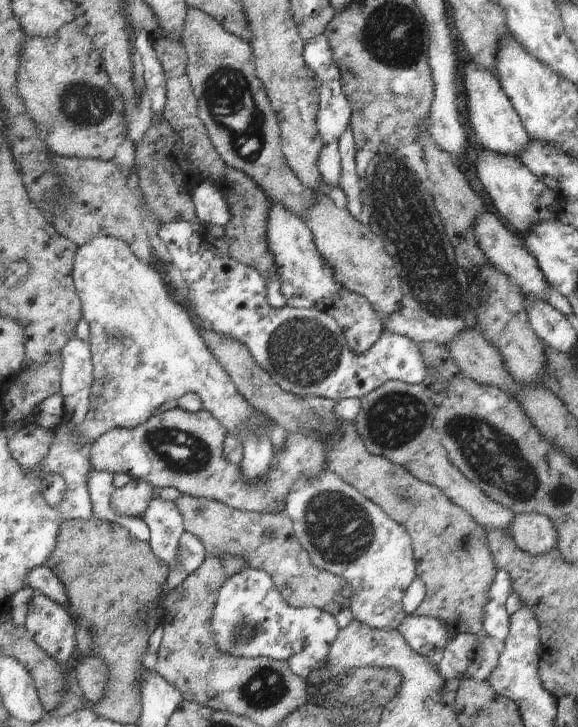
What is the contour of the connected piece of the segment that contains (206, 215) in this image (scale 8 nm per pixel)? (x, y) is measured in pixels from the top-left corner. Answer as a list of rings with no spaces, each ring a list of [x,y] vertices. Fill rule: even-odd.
[[[202,182],[193,188],[193,203],[197,218],[204,223],[225,227],[231,219],[224,194],[212,183]]]

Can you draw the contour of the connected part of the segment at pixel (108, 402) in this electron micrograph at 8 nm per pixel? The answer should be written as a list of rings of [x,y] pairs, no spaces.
[[[94,237],[90,242],[84,243],[76,249],[75,259],[73,262],[73,281],[78,298],[81,300],[81,309],[83,319],[89,324],[90,338],[89,347],[93,362],[93,383],[91,384],[91,395],[89,398],[89,411],[82,424],[77,428],[79,433],[79,442],[82,445],[90,445],[100,438],[105,432],[109,430],[131,429],[136,428],[139,424],[146,422],[156,410],[160,408],[165,402],[172,399],[183,397],[188,393],[196,393],[200,397],[202,409],[208,411],[212,416],[224,427],[224,432],[227,435],[232,435],[237,439],[241,438],[240,426],[247,421],[255,412],[244,400],[244,397],[237,391],[232,379],[228,373],[220,366],[216,357],[211,353],[211,350],[206,346],[200,334],[199,323],[195,320],[186,303],[181,299],[179,294],[176,294],[169,286],[168,279],[164,272],[157,266],[150,264],[150,262],[143,261],[136,258],[136,255],[130,250],[130,247],[123,240],[114,237]]]

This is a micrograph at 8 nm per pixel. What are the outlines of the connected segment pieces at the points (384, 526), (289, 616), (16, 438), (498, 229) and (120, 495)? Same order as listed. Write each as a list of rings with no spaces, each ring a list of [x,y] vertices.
[[[327,468],[312,480],[302,477],[292,484],[284,512],[290,517],[293,533],[309,554],[312,564],[344,578],[352,587],[349,609],[353,618],[373,629],[397,630],[407,615],[403,609],[403,596],[417,577],[408,531]]]
[[[246,567],[226,579],[220,587],[213,610],[213,635],[221,651],[239,657],[268,657],[288,662],[292,672],[307,681],[313,670],[326,666],[327,656],[339,628],[333,614],[316,607],[291,607],[275,587],[272,577],[264,571]]]
[[[31,423],[16,431],[8,441],[9,451],[21,469],[30,472],[38,465],[41,466],[54,438],[55,430],[47,431]]]
[[[487,210],[475,218],[473,229],[478,246],[482,249],[490,265],[516,281],[516,284],[523,290],[524,294],[531,299],[543,300],[545,298],[545,276],[538,266],[538,261],[527,249],[520,235],[516,234],[507,224],[502,223],[493,213]]]
[[[130,479],[122,488],[114,489],[111,507],[121,515],[143,518],[148,503],[156,496],[153,486],[140,479]]]

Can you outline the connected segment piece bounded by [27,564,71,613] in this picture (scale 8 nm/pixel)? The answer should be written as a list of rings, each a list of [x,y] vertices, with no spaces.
[[[45,564],[28,572],[27,586],[51,598],[56,604],[64,607],[70,613],[71,606],[65,586]]]

